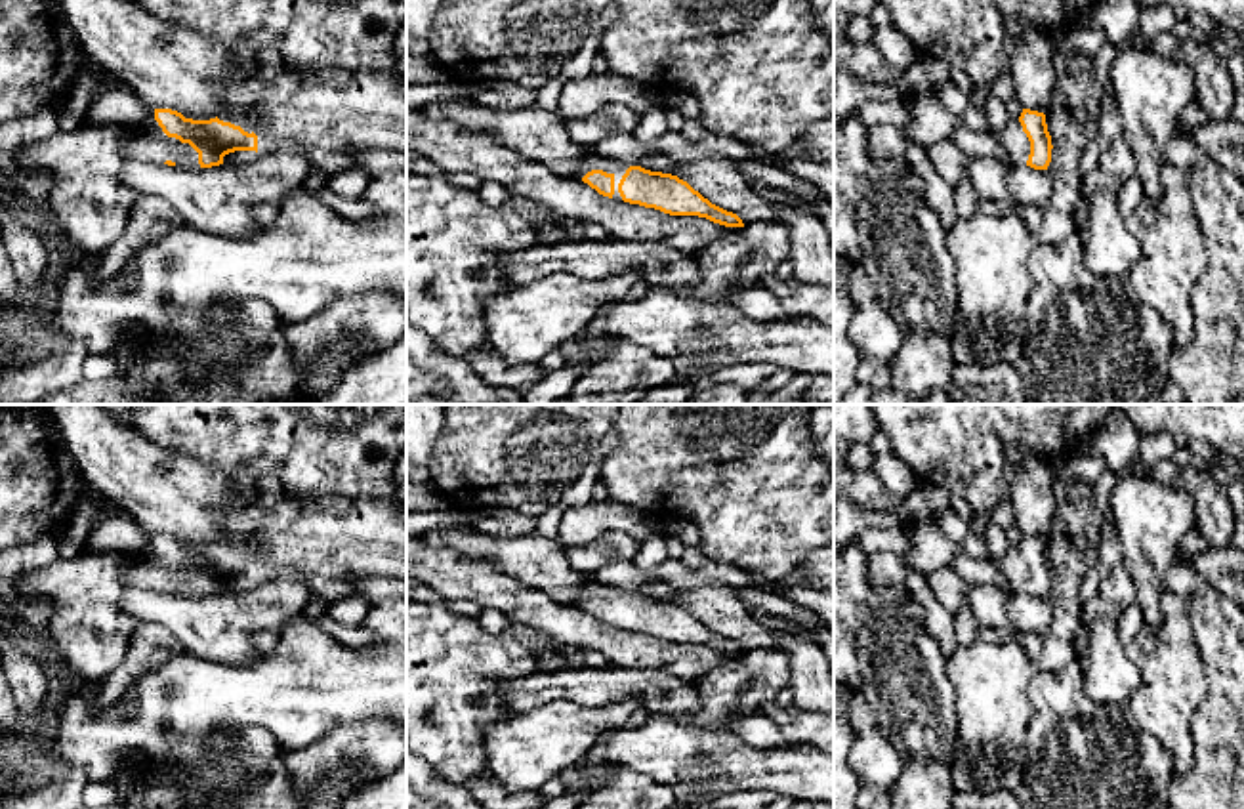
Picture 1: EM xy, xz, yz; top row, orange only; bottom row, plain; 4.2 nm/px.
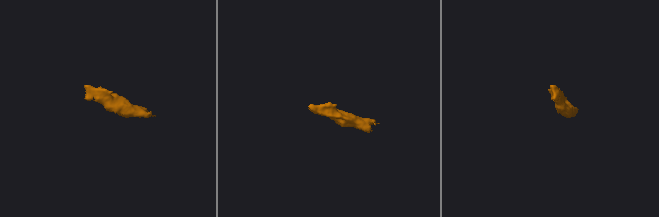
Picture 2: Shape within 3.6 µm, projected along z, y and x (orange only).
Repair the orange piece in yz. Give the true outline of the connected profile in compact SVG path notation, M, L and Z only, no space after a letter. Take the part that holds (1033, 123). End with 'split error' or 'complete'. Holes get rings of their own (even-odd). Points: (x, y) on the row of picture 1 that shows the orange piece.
M1023 109L1019 118L1009 118L1000 132L992 134L1011 166L1047 170L1053 145L1044 113Z; split error

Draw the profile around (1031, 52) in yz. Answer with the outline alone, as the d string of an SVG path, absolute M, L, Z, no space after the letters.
M1017 15L1006 19L1006 52L1013 92L1023 109L1047 114L1055 92L1055 42Z

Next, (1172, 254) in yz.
M1168 162L1162 168L1160 198L1145 197L1128 218L1128 227L1139 242L1139 258L1128 279L1137 300L1168 324L1173 345L1191 340L1191 290L1206 269L1206 244L1187 177L1187 168Z

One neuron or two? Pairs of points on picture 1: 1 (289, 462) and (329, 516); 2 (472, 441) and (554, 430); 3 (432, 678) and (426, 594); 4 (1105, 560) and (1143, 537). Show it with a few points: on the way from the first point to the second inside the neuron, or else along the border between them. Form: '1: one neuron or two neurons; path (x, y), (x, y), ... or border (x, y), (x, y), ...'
1: two neurons; border (285, 493), (298, 500), (323, 497), (361, 498)
2: one neuron; path (493, 441), (510, 441), (523, 430), (533, 430)
3: two neurons; border (426, 601), (441, 601), (468, 617)
4: two neurons; border (1109, 506), (1122, 563)

